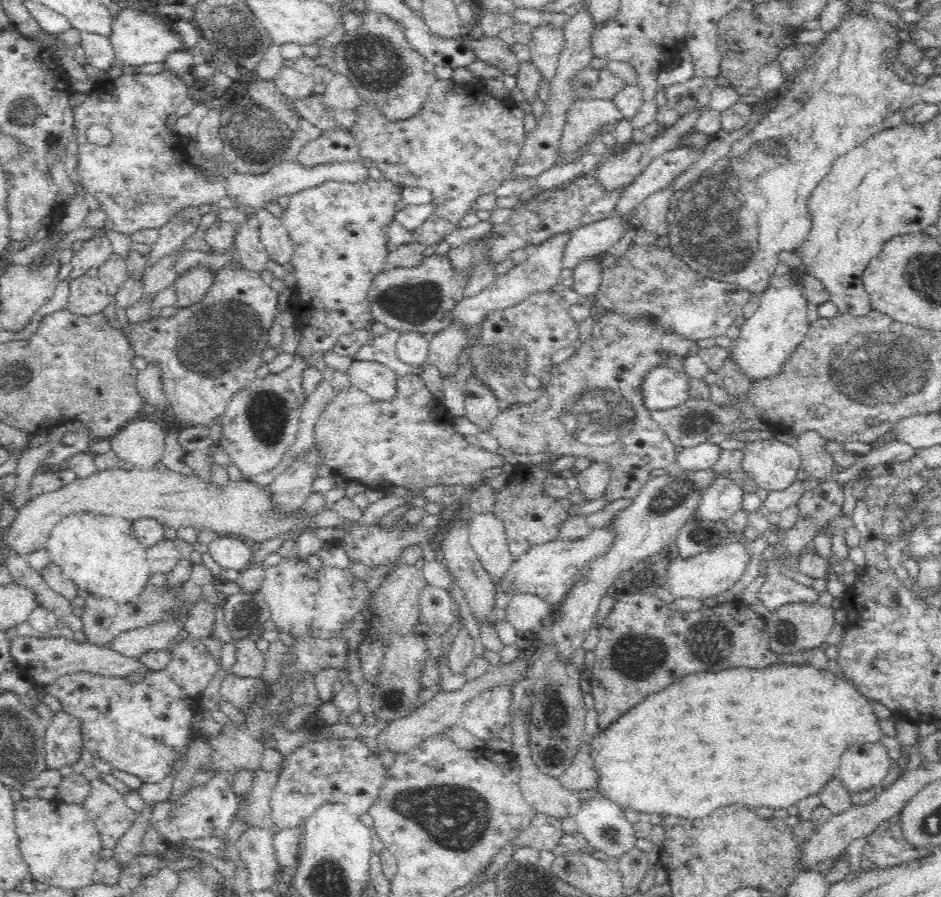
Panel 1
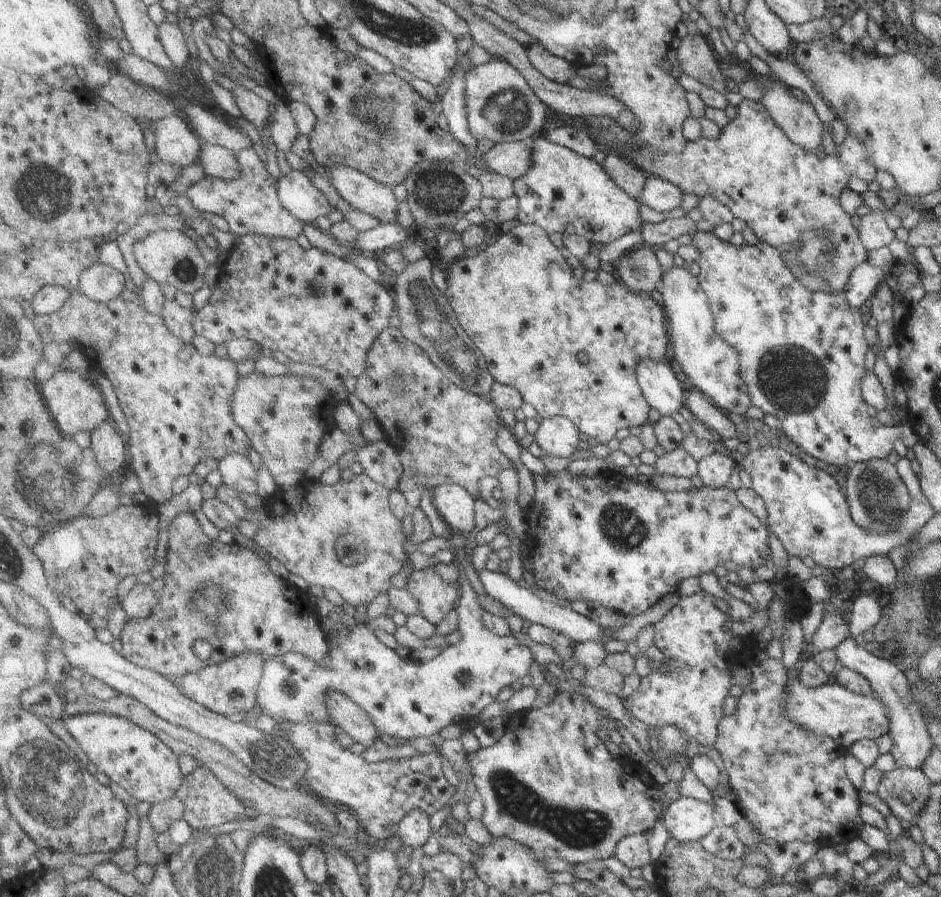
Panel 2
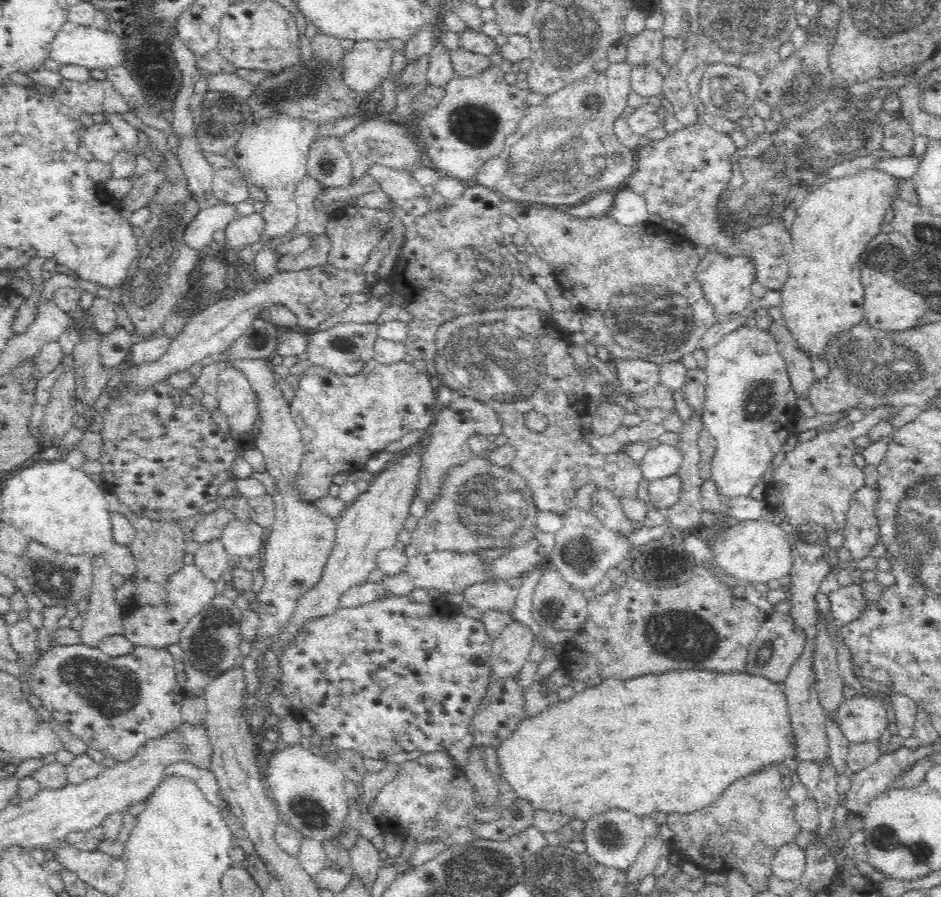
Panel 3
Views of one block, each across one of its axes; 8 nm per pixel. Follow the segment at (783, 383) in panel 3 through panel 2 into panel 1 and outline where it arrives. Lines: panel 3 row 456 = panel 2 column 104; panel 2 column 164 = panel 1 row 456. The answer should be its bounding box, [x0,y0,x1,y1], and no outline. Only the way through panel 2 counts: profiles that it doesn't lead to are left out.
[740,437,802,491]

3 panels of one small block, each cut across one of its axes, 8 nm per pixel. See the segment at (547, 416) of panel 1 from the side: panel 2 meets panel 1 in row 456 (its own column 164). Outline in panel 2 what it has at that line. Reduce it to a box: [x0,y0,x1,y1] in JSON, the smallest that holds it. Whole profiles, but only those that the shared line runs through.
[121,512,330,677]

